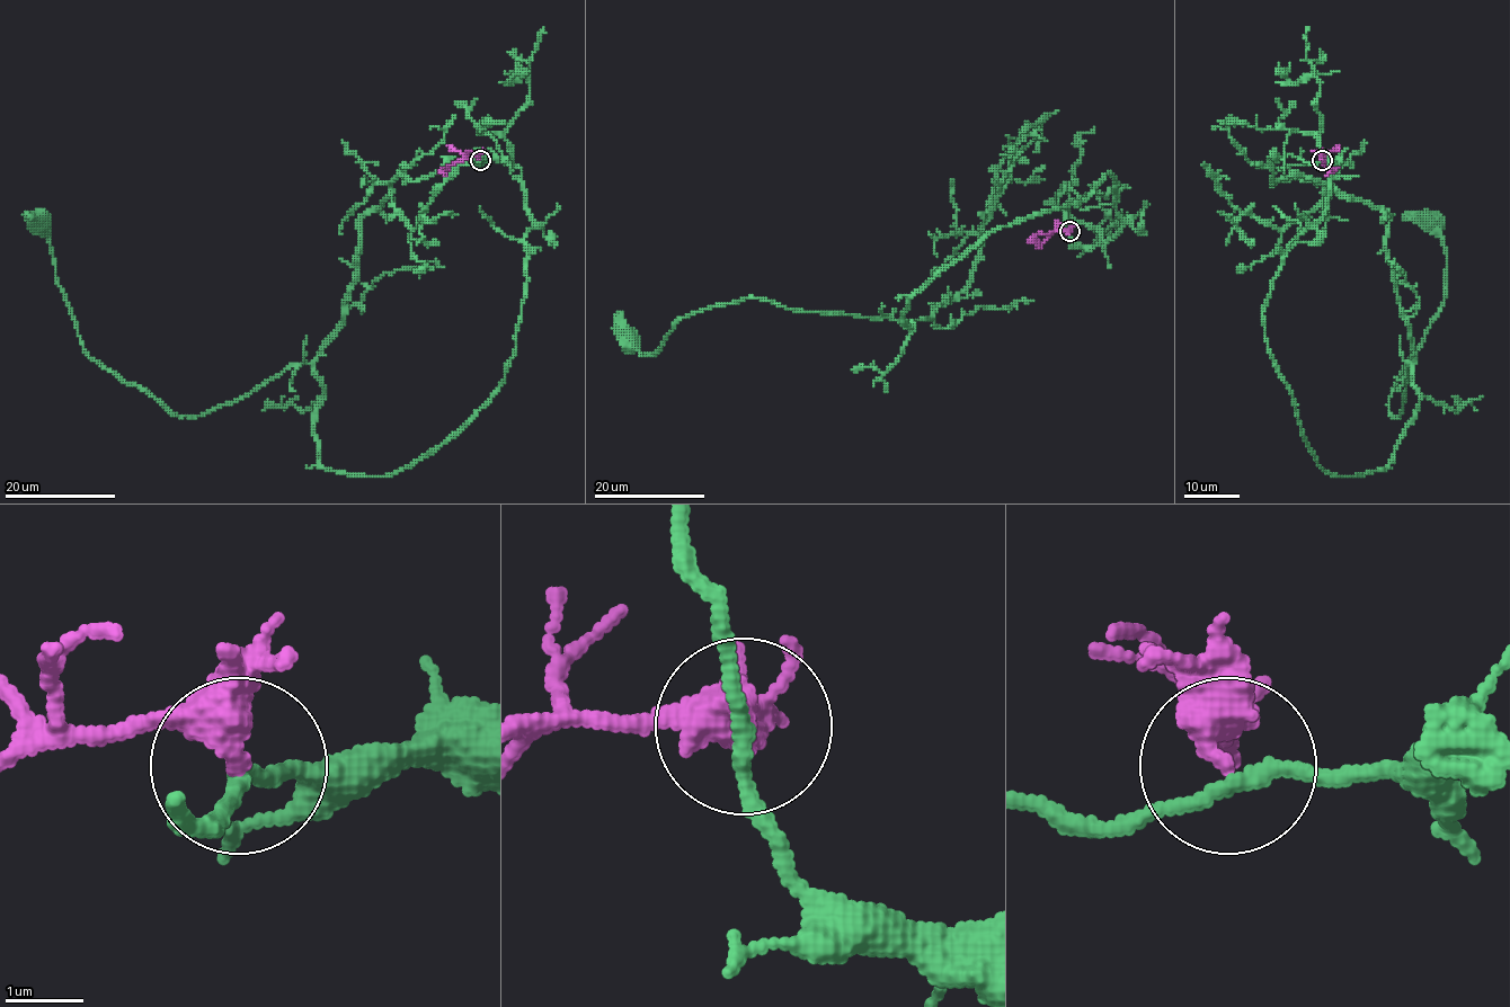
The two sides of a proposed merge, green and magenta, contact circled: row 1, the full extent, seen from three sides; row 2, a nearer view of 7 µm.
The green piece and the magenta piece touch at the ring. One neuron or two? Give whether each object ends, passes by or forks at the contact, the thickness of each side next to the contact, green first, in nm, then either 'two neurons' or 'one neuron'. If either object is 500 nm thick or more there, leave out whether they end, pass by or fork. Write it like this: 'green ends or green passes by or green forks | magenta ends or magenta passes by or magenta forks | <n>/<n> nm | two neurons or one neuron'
green passes by | magenta forks | 190/260 nm | two neurons

